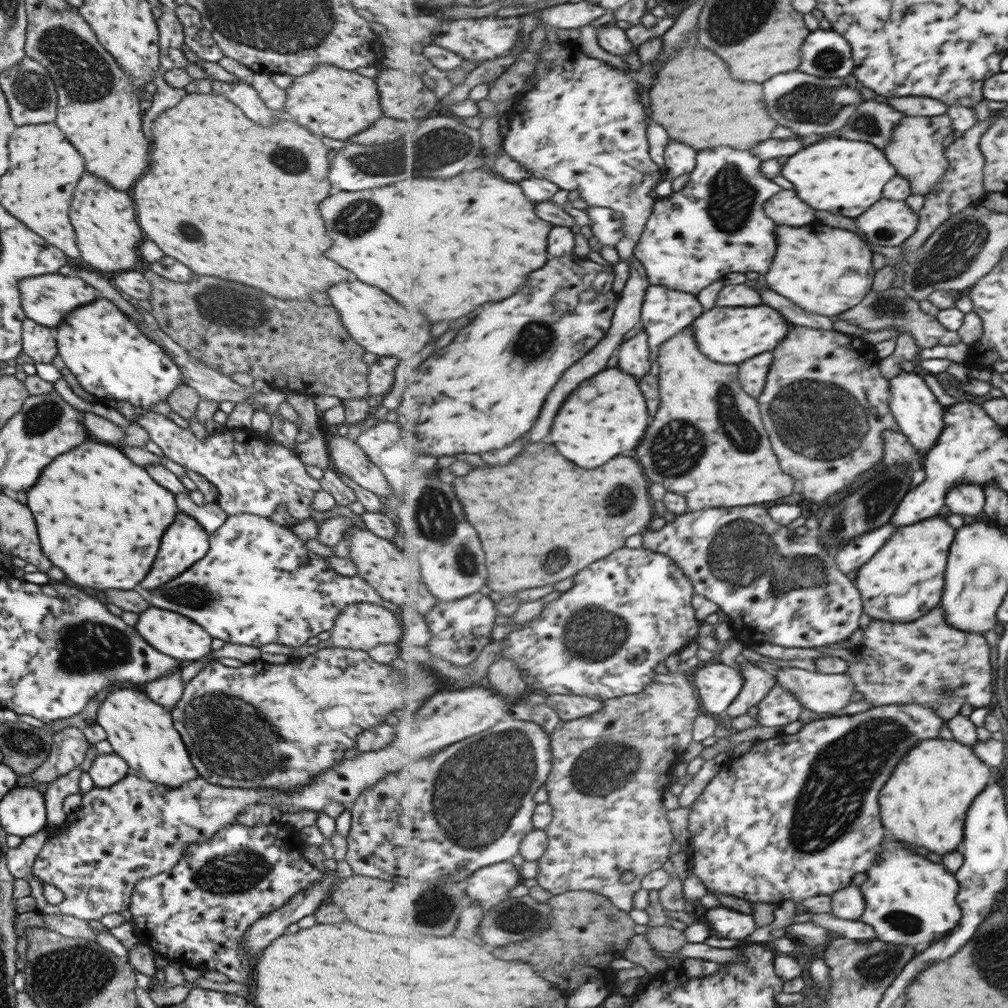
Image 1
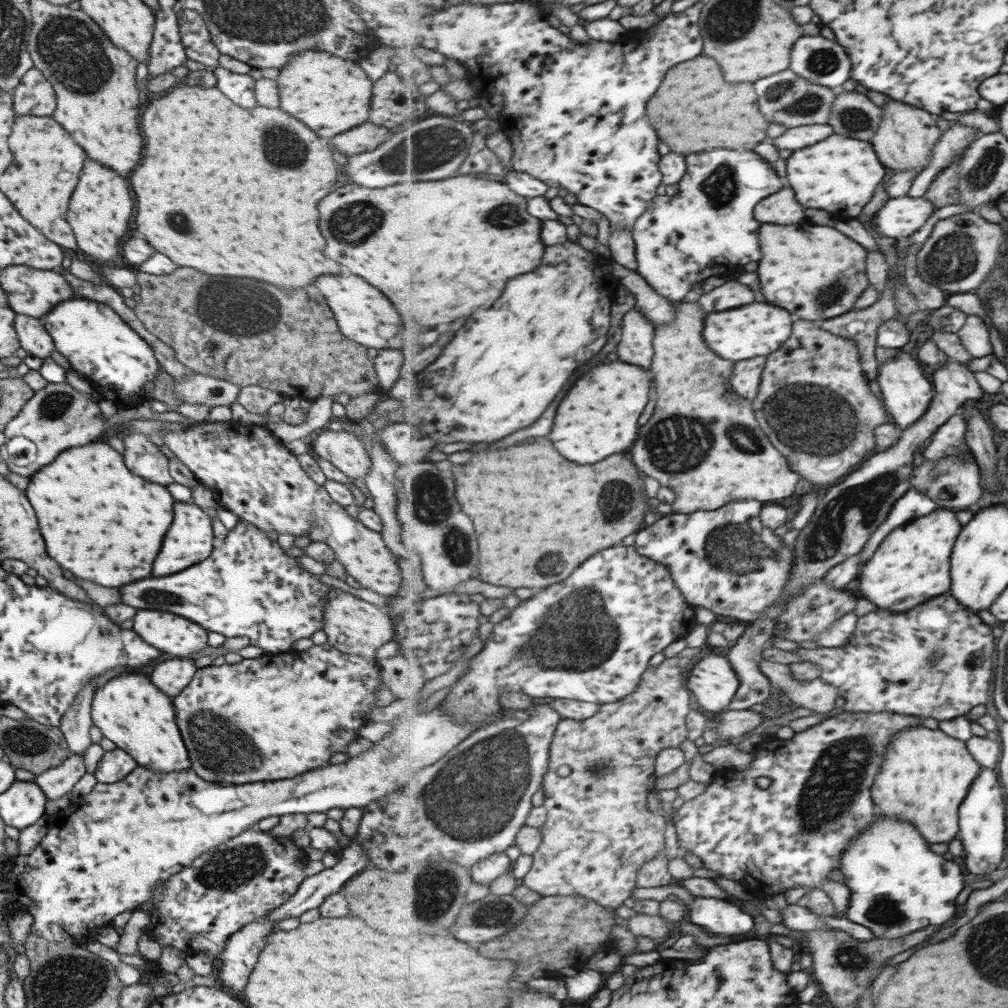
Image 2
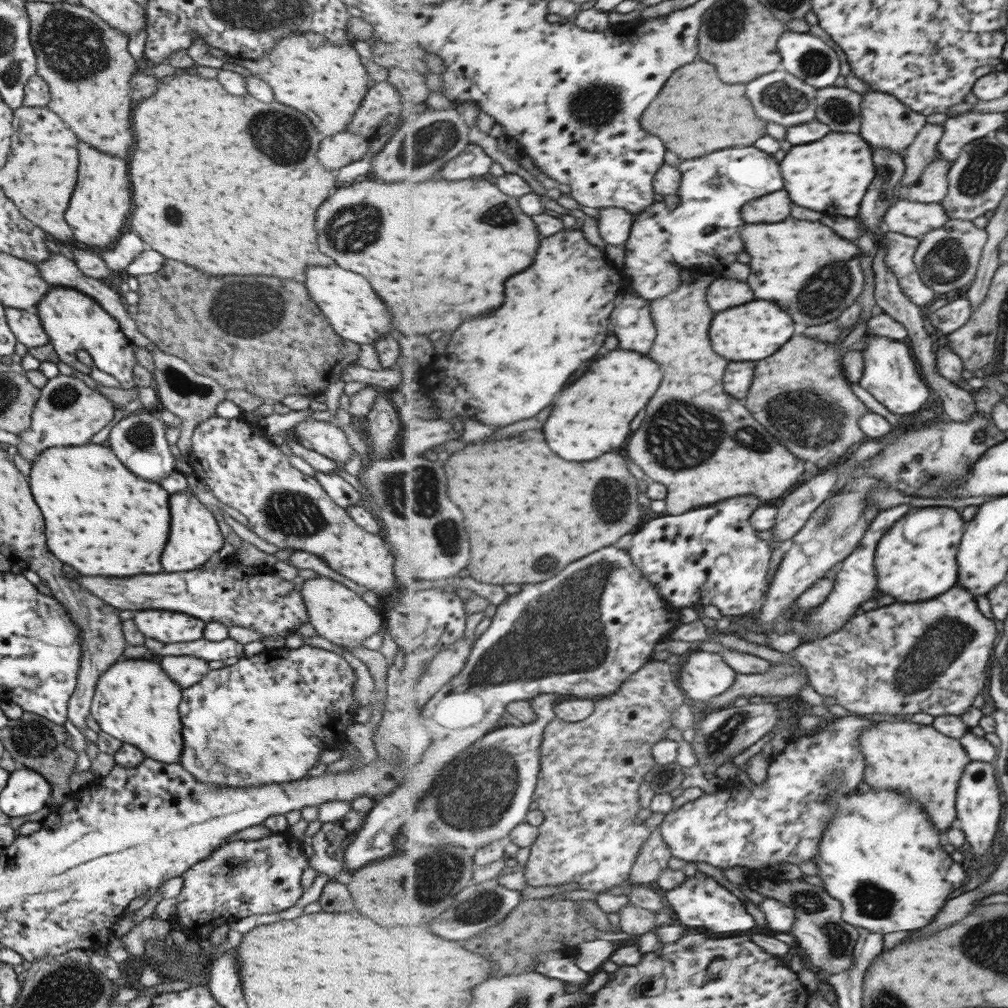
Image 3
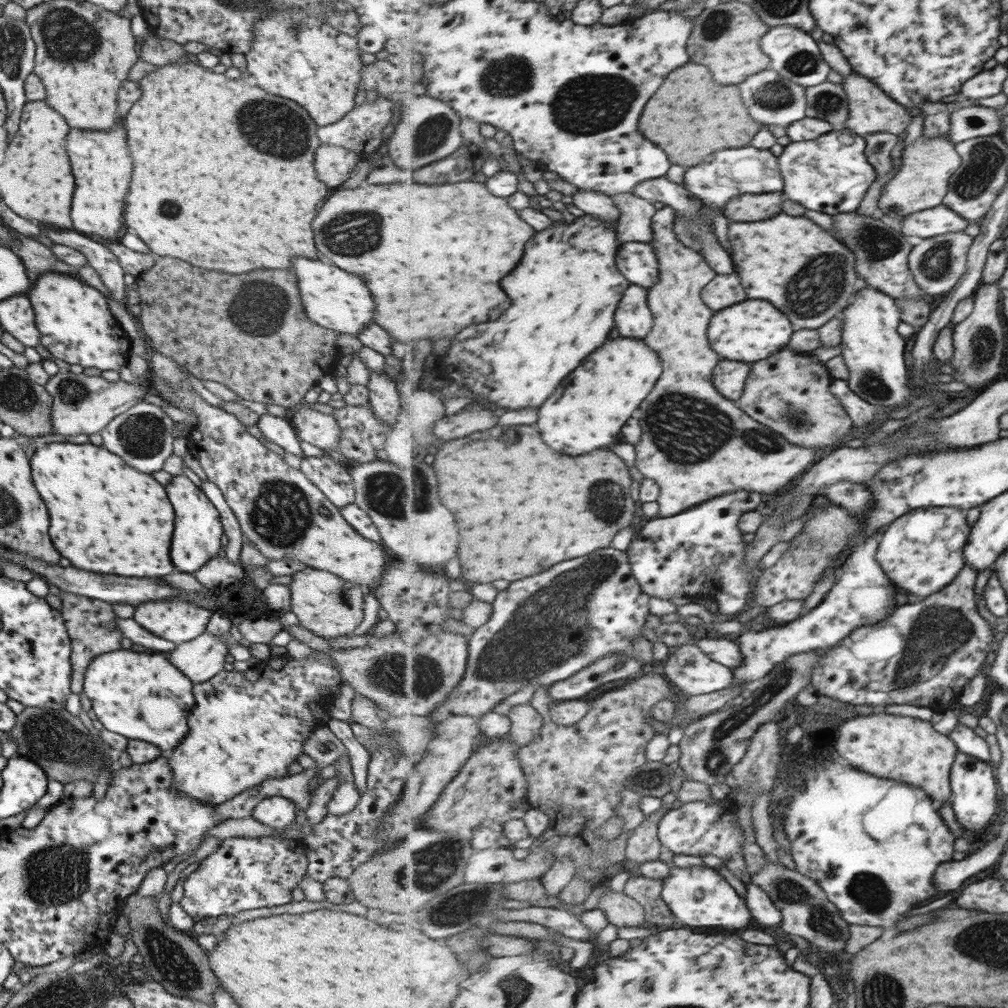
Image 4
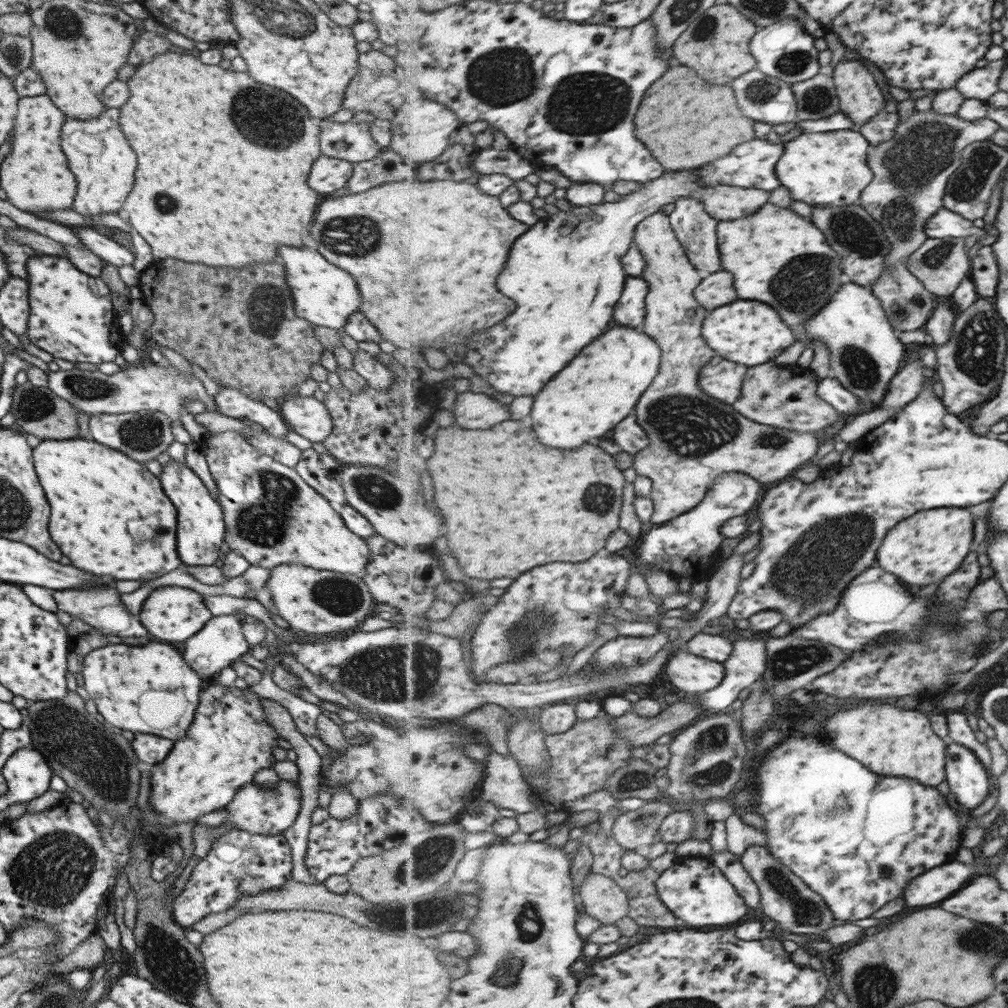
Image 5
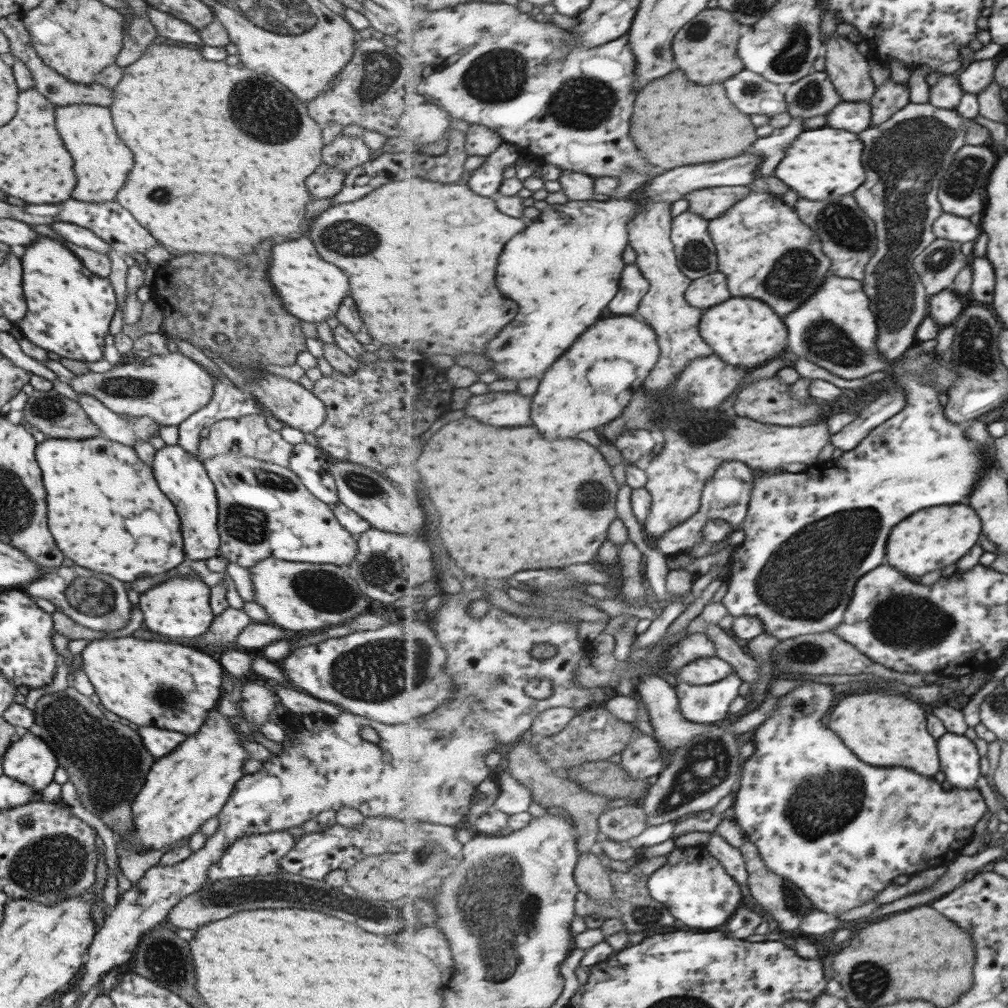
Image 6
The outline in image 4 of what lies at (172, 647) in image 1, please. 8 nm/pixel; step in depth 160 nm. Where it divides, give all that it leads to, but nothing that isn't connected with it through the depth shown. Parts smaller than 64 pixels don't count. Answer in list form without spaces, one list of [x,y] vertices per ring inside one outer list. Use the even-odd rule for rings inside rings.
[[[155,600],[155,602],[139,604],[135,608],[135,612],[133,612],[133,620],[141,628],[149,630],[151,634],[155,634],[159,638],[165,638],[173,645],[177,645],[181,644],[181,642],[193,640],[193,638],[197,638],[199,634],[202,634],[206,630],[206,624],[212,613],[210,610],[197,606],[195,601]]]

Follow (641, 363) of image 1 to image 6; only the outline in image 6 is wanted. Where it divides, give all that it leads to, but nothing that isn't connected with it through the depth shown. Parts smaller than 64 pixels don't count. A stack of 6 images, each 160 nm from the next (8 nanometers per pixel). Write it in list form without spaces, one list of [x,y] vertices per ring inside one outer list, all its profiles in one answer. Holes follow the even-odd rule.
[[[637,263],[626,264],[621,280],[621,290],[611,302],[615,314],[635,314],[643,297],[649,292],[650,280],[645,278]]]

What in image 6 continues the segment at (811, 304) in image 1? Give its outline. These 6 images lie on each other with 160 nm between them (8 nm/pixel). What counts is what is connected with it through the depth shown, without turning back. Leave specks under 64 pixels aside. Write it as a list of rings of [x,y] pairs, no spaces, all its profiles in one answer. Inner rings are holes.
[[[751,192],[733,210],[710,221],[708,229],[717,242],[721,272],[729,278],[731,294],[761,298],[781,316],[797,310],[831,274],[832,258],[825,254],[819,236],[775,194]]]

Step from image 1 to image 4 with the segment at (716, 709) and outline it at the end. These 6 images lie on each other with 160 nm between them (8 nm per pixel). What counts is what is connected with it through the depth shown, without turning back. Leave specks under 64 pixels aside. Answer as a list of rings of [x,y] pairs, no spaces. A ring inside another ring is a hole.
[[[697,645],[674,648],[663,664],[670,682],[691,697],[725,690],[735,683],[734,670],[715,662]]]

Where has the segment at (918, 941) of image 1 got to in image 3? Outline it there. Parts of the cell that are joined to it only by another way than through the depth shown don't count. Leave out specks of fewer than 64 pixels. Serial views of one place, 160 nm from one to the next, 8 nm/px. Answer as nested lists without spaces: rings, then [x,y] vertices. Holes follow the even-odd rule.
[[[867,784],[839,800],[831,824],[826,826],[821,840],[821,852],[815,858],[819,877],[833,898],[841,901],[843,919],[871,932],[889,934],[903,930],[919,930],[933,922],[943,910],[949,894],[963,886],[967,872],[965,863],[957,863],[943,848],[944,840],[932,816],[921,803],[901,792],[873,790]]]

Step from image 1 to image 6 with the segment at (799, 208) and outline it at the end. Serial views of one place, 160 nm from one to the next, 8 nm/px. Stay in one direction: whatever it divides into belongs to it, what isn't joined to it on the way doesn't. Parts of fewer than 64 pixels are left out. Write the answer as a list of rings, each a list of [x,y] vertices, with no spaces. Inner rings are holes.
[[[721,186],[721,188],[715,187],[689,193],[685,195],[689,204],[687,210],[712,221],[721,217],[721,214],[731,206],[735,206],[741,198],[749,196],[751,192],[749,186]]]

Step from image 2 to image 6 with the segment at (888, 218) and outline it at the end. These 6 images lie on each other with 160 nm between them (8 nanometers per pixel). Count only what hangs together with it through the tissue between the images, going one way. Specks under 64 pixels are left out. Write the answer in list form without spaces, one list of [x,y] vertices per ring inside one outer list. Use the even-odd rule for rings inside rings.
[[[943,213],[934,224],[934,230],[938,239],[951,240],[953,242],[975,242],[981,236],[980,224],[973,224],[969,218],[956,214]]]

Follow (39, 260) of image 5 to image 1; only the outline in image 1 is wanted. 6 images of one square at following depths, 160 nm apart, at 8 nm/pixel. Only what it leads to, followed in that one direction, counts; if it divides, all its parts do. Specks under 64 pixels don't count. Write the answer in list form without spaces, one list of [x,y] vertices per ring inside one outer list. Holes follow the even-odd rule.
[[[107,299],[93,300],[91,304],[81,305],[70,310],[61,319],[61,322],[54,326],[53,333],[57,354],[83,391],[106,408],[122,414],[130,424],[136,424],[137,418],[141,418],[142,414],[151,411],[157,402],[166,403],[167,396],[179,384],[183,384],[181,371],[159,348],[159,345],[145,338],[136,325],[130,322],[129,317]]]

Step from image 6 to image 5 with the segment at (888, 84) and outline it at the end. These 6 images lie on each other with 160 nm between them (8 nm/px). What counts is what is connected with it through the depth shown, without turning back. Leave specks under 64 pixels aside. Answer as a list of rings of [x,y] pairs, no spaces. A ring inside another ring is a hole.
[[[888,100],[886,107],[876,114],[867,124],[858,129],[869,139],[871,148],[890,141],[896,136],[896,128],[899,122],[899,108],[897,100]]]

